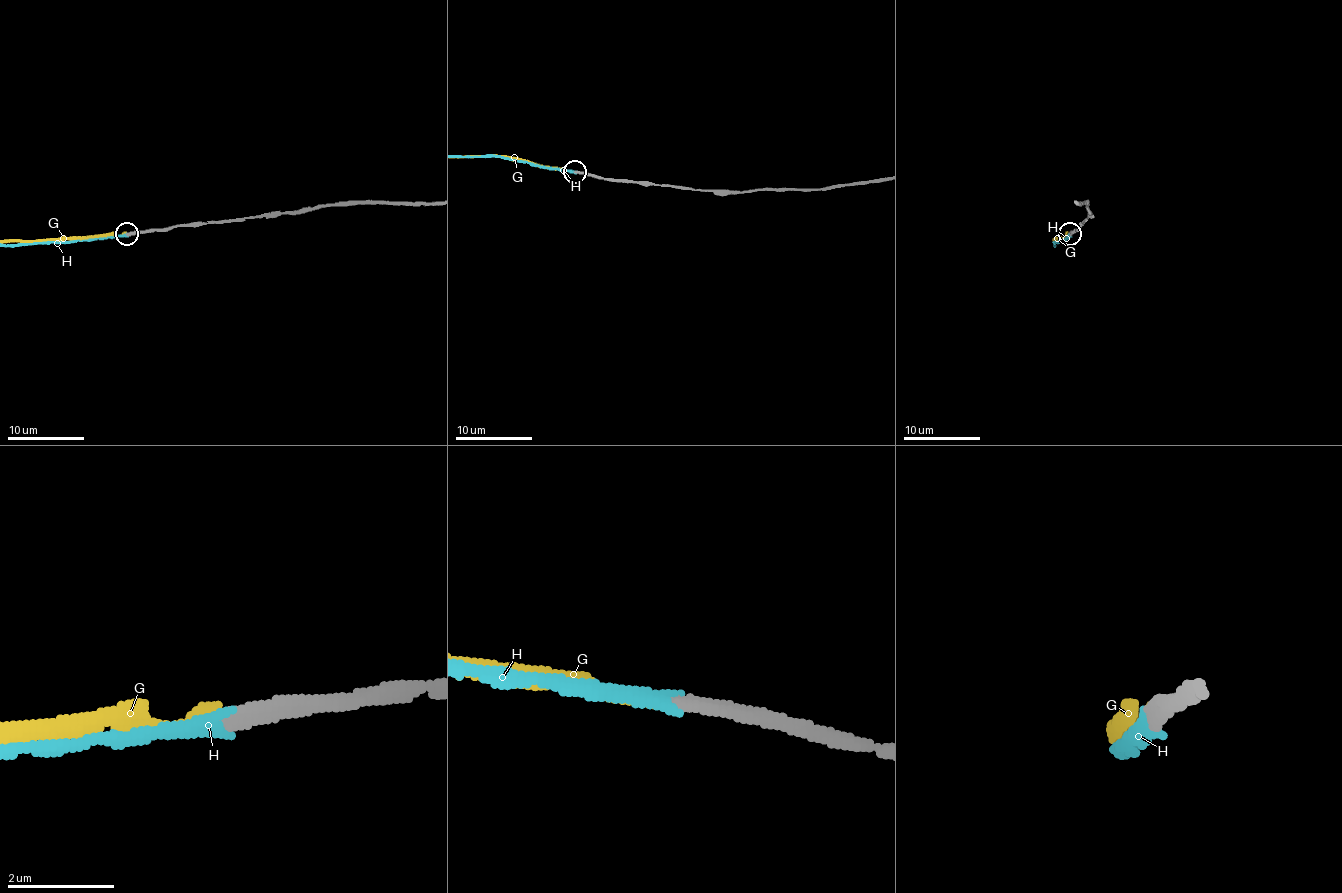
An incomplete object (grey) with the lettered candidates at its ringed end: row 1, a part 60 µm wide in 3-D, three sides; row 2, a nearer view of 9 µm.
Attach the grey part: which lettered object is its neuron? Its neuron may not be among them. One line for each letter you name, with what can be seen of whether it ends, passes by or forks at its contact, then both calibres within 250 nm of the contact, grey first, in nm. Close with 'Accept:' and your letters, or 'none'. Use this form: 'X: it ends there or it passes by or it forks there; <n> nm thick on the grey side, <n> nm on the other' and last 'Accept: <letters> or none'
H: it ends there; 280 nm thick on the grey side, 240 nm on the other
Accept: H

